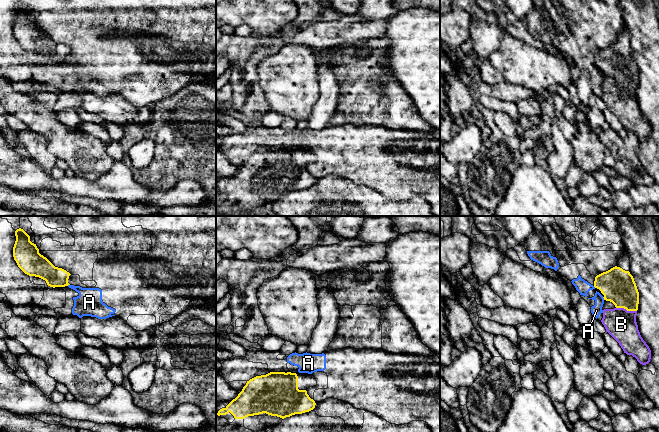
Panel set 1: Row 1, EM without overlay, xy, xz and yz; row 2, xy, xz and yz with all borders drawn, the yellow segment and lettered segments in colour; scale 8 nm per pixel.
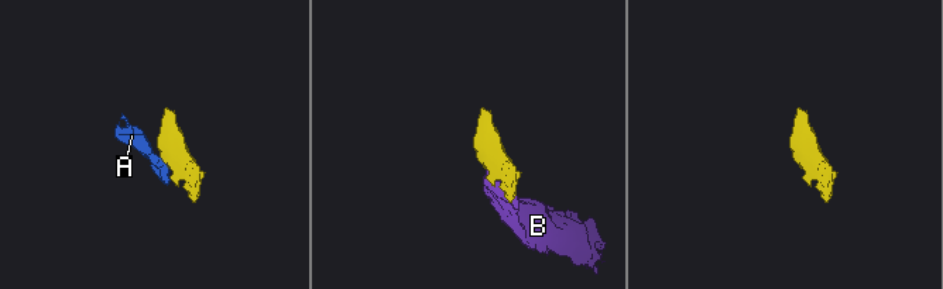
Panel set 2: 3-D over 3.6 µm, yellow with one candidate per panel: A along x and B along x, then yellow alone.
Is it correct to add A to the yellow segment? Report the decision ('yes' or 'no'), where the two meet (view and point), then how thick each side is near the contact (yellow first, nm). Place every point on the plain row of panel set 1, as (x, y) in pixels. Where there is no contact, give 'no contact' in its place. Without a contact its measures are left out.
no | yz (603, 73) | 280/90 nm

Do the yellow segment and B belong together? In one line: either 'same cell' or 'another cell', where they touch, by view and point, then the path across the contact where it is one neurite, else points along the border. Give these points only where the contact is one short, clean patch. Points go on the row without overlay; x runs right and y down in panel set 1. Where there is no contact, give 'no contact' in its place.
same cell; contact yz (626, 85)

